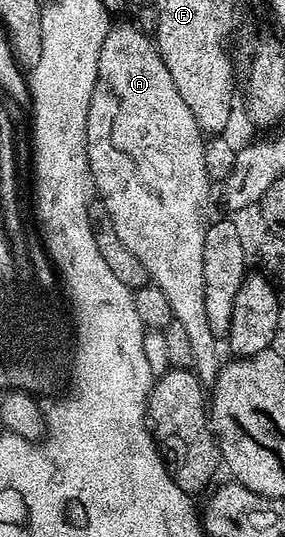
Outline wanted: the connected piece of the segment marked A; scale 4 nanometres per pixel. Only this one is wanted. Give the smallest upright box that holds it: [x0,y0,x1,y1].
[87,23,223,386]

